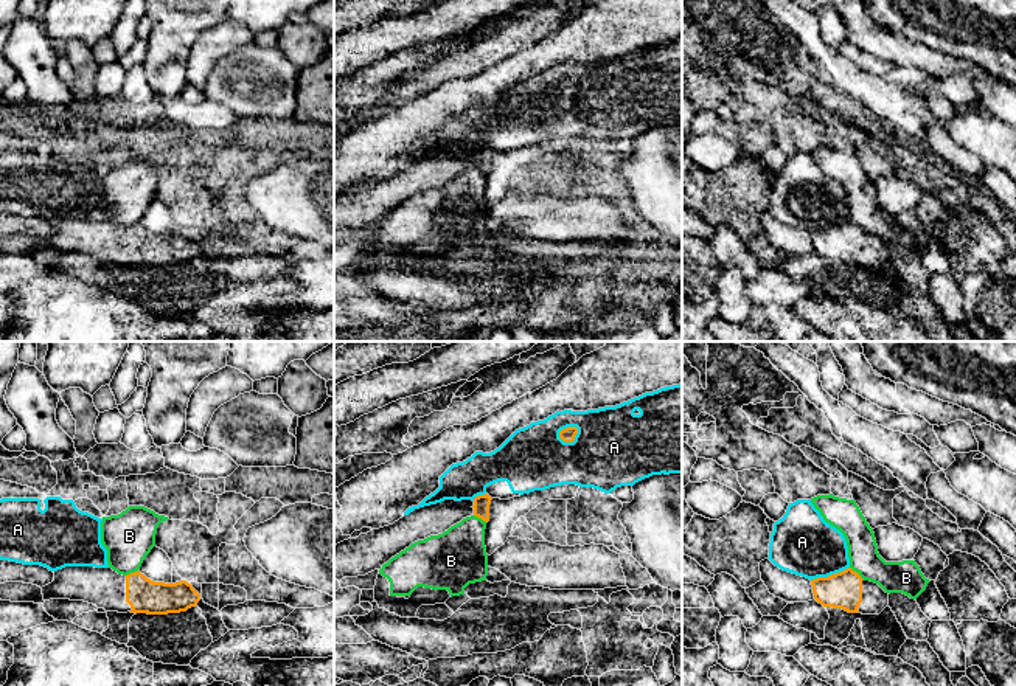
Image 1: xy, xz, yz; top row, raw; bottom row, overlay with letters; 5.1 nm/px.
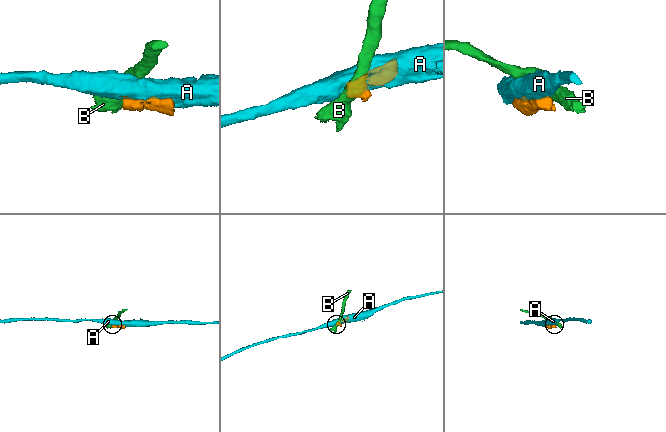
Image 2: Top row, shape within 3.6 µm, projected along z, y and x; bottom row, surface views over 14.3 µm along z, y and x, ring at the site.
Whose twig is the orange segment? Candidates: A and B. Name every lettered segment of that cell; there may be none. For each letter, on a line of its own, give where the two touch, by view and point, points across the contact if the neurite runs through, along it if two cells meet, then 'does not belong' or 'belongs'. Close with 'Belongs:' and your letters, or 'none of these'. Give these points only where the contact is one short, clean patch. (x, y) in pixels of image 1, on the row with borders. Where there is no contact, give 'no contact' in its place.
A: contact xz (566, 429); does not belong
B: contact yz (858, 573); border yz (850, 567), (864, 579); does not belong
Belongs: none of these

